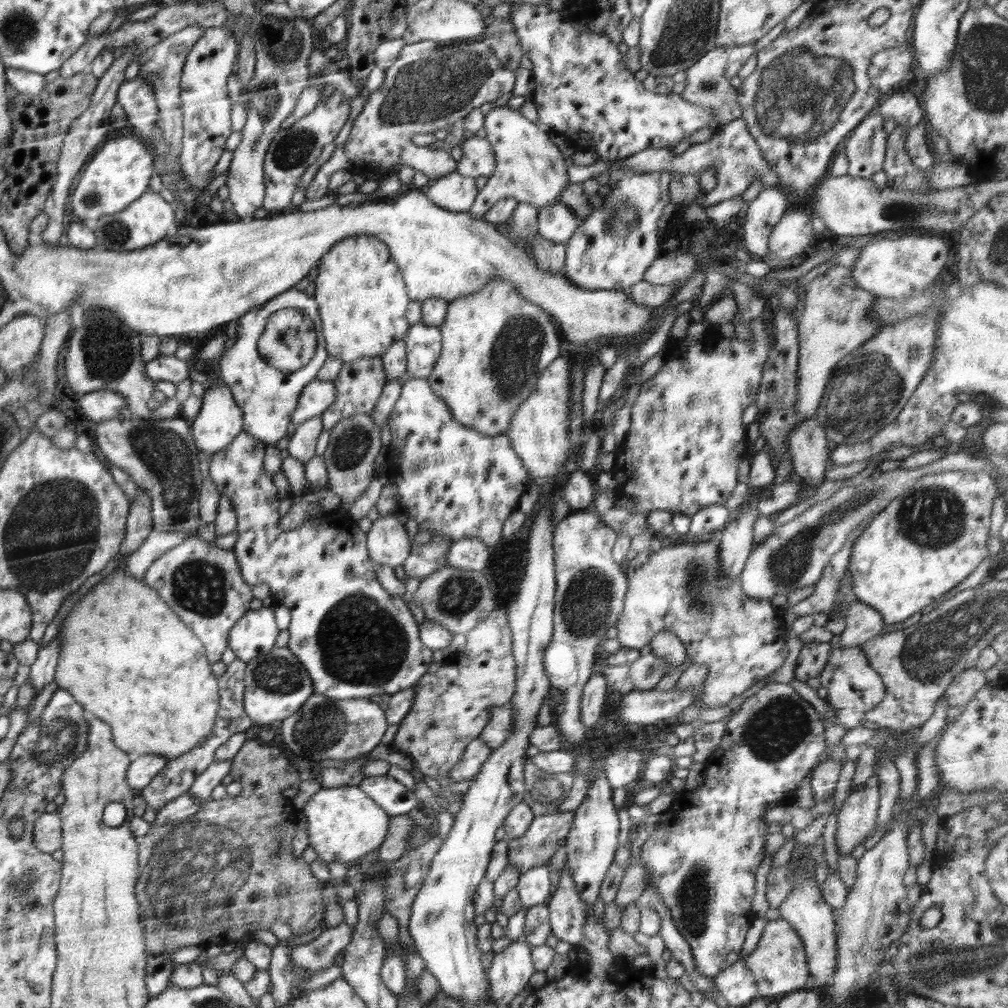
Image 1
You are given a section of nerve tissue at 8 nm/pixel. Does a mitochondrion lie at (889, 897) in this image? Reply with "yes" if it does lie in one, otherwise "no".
no

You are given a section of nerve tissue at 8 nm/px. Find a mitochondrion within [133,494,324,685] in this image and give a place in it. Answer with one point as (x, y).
(199, 586)

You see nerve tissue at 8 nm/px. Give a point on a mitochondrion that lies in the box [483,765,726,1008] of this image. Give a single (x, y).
(694, 896)

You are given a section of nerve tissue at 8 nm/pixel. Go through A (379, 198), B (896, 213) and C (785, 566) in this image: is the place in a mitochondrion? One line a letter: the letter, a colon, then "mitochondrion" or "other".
A: other
B: mitochondrion
C: mitochondrion

